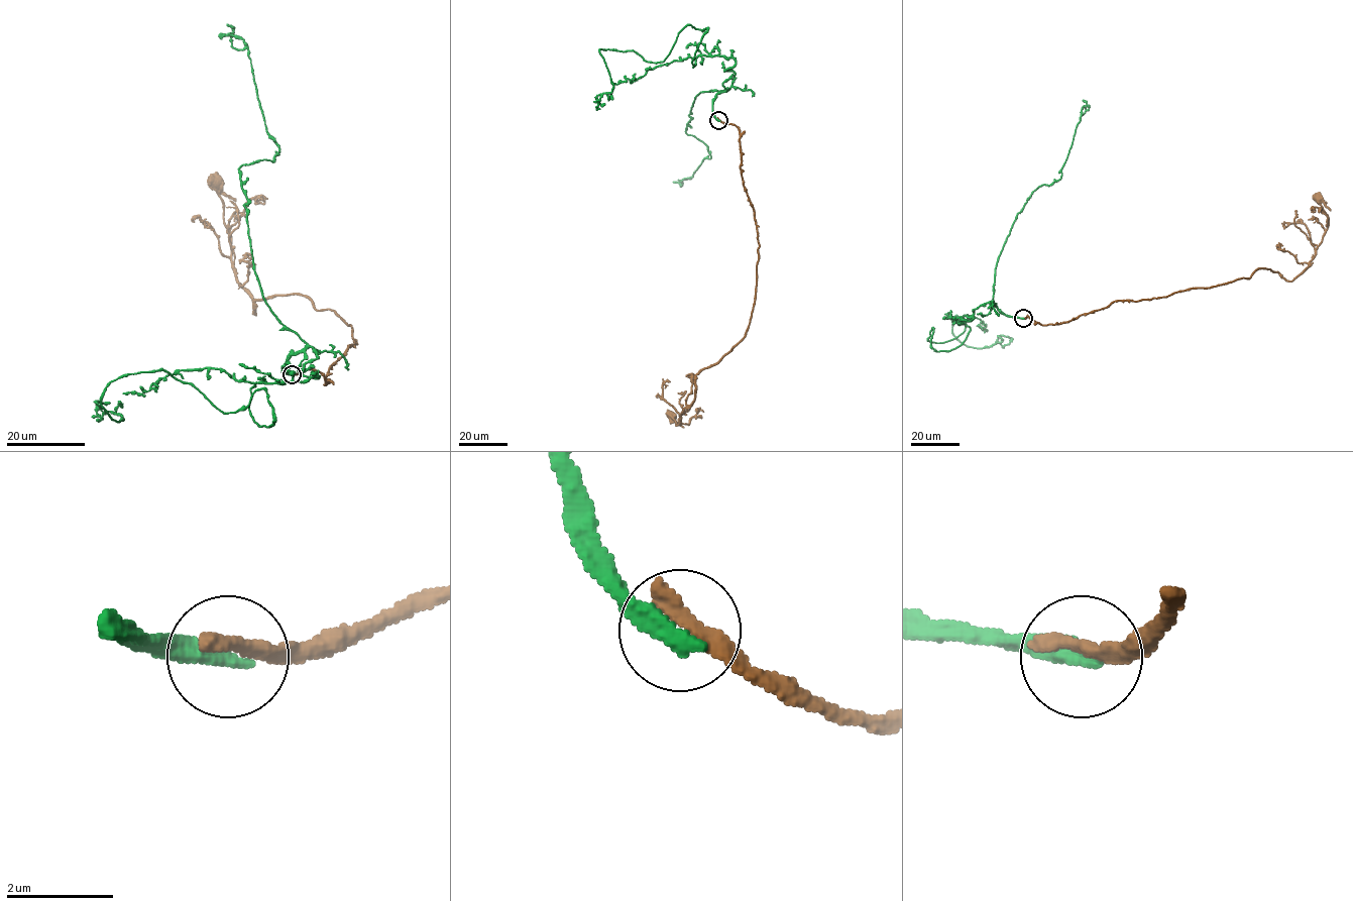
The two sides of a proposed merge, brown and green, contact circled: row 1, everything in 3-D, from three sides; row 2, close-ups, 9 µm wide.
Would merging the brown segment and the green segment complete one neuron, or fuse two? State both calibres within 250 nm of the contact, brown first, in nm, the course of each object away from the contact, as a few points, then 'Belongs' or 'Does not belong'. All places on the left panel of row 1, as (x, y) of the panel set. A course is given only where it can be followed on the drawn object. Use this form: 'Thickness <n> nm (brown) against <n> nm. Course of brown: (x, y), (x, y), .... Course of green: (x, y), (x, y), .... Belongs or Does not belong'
Thickness 360 nm (brown) against 400 nm. Course of brown: (292, 373), (317, 369), (326, 384), (356, 343), (352, 327), (299, 295), (257, 300), (254, 313), (216, 181). Course of green: (292, 373), (312, 347), (319, 376), (251, 388), (268, 427), (262, 388), (224, 413), (162, 369), (110, 403). Does not belong

